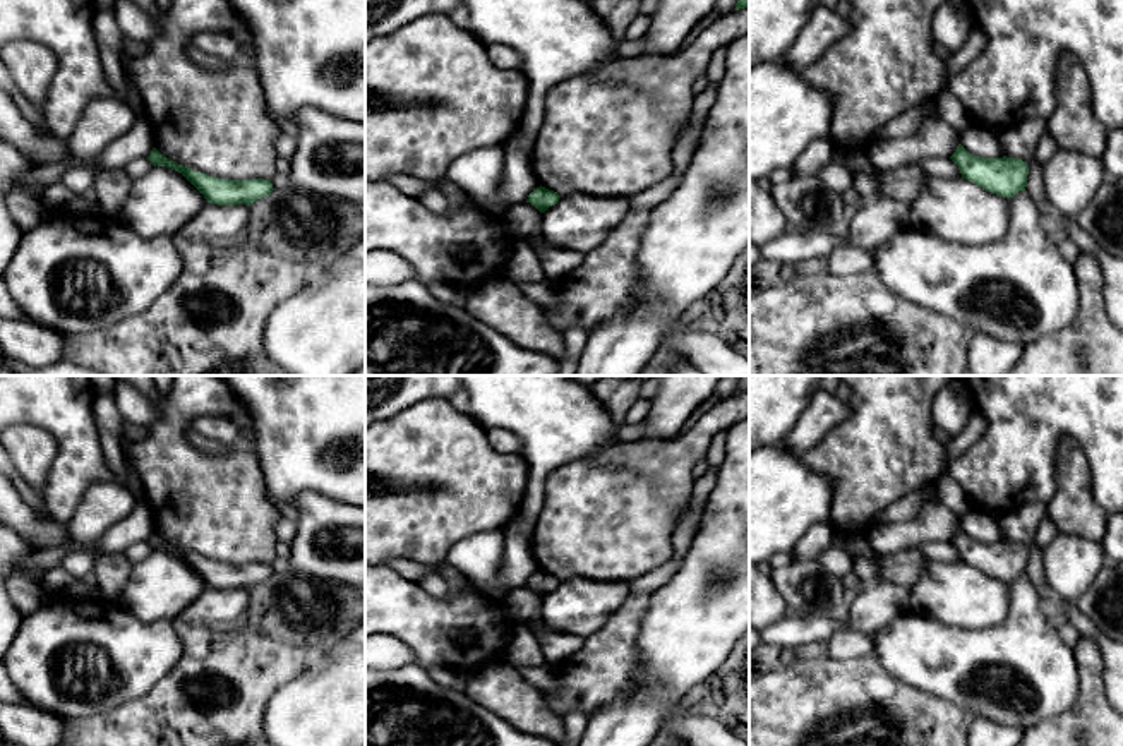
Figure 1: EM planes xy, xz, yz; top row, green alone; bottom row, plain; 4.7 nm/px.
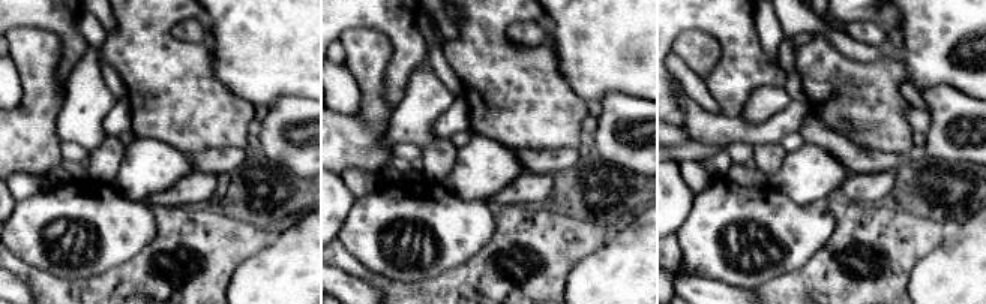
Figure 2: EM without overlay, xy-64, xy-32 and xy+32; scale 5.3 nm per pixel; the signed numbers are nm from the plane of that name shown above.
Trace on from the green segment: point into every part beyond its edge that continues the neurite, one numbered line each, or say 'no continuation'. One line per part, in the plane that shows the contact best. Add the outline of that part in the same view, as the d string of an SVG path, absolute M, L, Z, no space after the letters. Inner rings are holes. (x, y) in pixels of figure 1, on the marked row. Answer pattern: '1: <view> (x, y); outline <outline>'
no continuation

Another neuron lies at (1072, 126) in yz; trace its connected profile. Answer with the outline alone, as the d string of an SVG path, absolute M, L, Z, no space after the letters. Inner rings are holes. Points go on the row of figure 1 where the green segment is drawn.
M1065 51L1056 65L1054 110L1046 132L1056 149L1078 151L1099 158L1108 129L1094 117L1090 86L1078 60Z

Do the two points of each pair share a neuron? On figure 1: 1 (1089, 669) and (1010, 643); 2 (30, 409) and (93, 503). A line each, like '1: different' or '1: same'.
1: different
2: different

